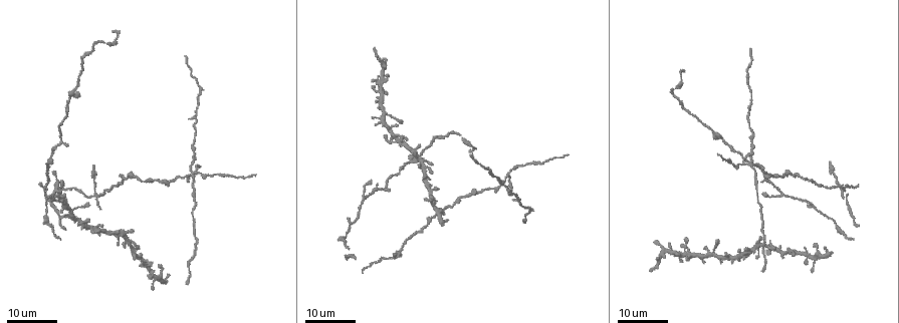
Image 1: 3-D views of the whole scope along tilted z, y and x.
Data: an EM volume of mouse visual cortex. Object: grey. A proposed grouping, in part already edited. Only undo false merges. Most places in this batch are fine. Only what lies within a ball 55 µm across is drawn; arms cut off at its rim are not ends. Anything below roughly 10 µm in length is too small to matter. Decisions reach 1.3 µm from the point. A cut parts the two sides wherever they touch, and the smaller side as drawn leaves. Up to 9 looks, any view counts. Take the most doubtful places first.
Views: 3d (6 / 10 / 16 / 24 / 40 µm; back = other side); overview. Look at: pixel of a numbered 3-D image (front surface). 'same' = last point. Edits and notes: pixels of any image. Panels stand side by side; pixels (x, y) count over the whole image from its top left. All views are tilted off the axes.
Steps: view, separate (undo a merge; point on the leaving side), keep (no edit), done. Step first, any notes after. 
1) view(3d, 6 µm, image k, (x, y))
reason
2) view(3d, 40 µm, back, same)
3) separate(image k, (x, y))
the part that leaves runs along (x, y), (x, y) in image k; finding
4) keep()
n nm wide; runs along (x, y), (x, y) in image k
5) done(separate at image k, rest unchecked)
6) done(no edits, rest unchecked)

view(3d, 16 µm, image 1, (751, 165))

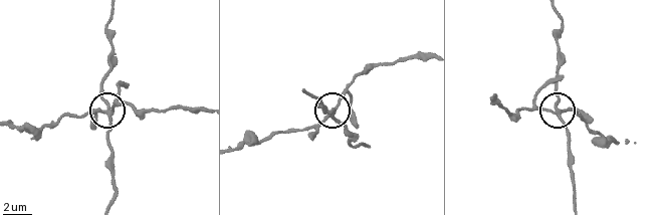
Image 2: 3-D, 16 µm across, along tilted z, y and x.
view(3d, 6 µm, image 2, (555, 109))

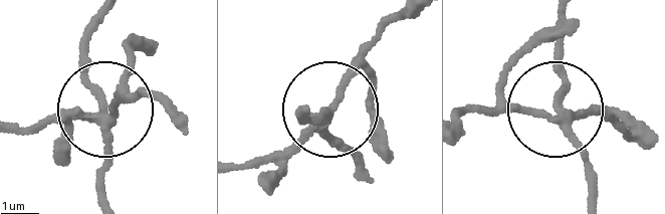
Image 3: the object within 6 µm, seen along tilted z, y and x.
separate(image 3, (67, 118))
side arm 29 µm; 4 arms; a second neuron is stuck on

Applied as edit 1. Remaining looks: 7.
view(overview)
redraw

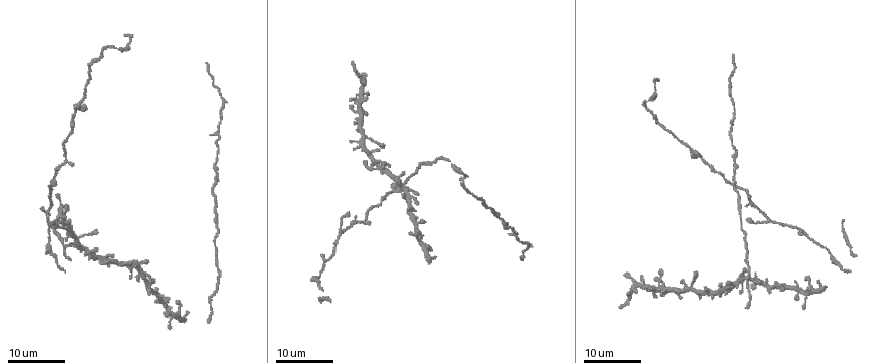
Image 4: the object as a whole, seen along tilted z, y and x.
view(3d, 16 µm, image 4, (339, 232))
side arm on a straight run

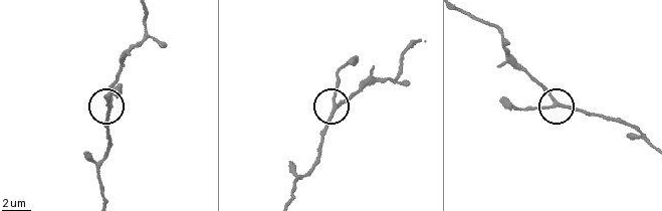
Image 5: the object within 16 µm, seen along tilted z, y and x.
view(3d, 6 µm, image 5, (554, 103))
zoom in

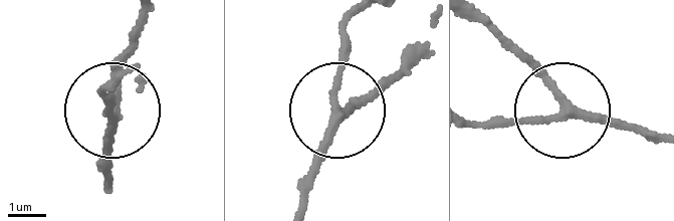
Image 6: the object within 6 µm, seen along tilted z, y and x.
keep()
runs along (303, 205), (331, 115), (405, 63) in image 6; one neuron here

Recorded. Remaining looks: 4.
view(3d, 24 µm, image 4, (361, 223))
thick turns thin

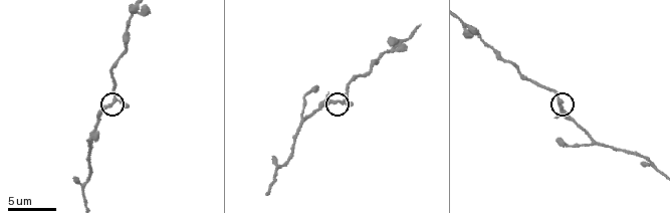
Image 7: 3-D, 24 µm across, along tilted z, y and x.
view(3d, 6 µm, image 7, (111, 104))
closer look

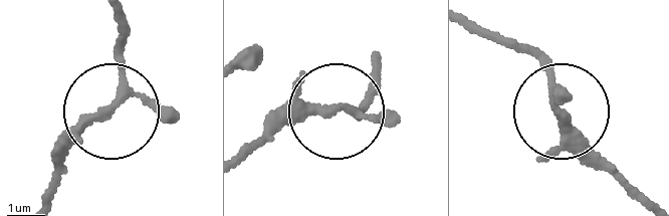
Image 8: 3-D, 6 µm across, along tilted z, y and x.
keep()
200 nm wide; runs along (246, 146), (320, 108), (355, 111), (372, 94) in image 8; one neuron here

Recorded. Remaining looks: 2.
view(3d, 6 µm, image 7, (387, 52))
sudden change in width

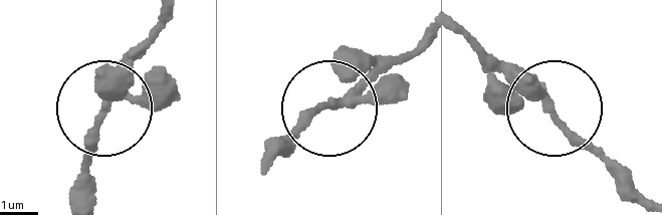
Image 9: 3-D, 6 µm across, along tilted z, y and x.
view(3d, 6 µm, back, image 9, (549, 104))

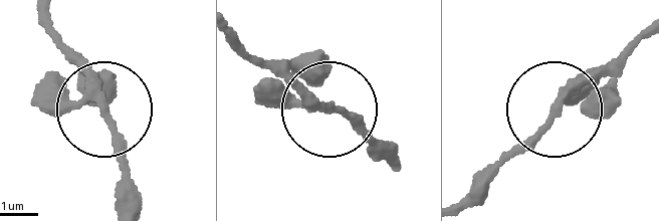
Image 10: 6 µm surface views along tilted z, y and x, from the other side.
keep()
runs along (396, 160), (353, 117), (264, 66) in image 10; one neuron here

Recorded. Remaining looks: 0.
done(separate at image 3, rest unchecked)

